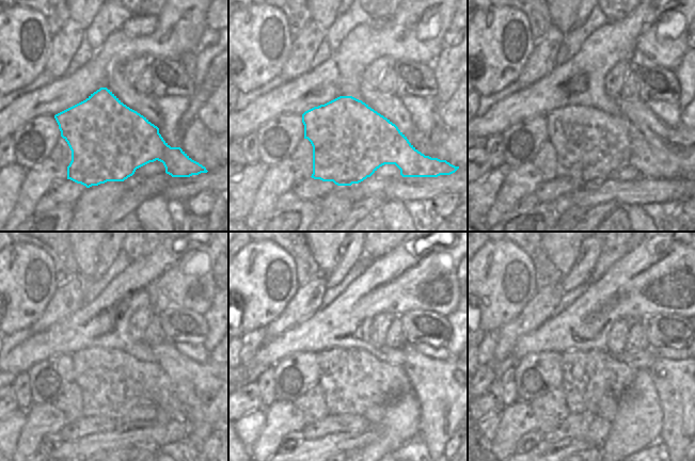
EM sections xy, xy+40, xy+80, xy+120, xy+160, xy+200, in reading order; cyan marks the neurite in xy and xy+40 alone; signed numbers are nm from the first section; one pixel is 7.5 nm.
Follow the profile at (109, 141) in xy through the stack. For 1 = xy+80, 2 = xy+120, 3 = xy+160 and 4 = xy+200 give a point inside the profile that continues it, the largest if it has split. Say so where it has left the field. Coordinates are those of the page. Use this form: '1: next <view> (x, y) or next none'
1: next xy+80 (589, 143)
2: next xy+120 (113, 382)
3: next xy+160 (352, 380)
4: next xy+200 (587, 375)

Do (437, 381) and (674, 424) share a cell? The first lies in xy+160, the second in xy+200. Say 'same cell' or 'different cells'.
same cell

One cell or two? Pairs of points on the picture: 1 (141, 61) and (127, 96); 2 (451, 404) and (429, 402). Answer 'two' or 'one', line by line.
1: two
2: one

